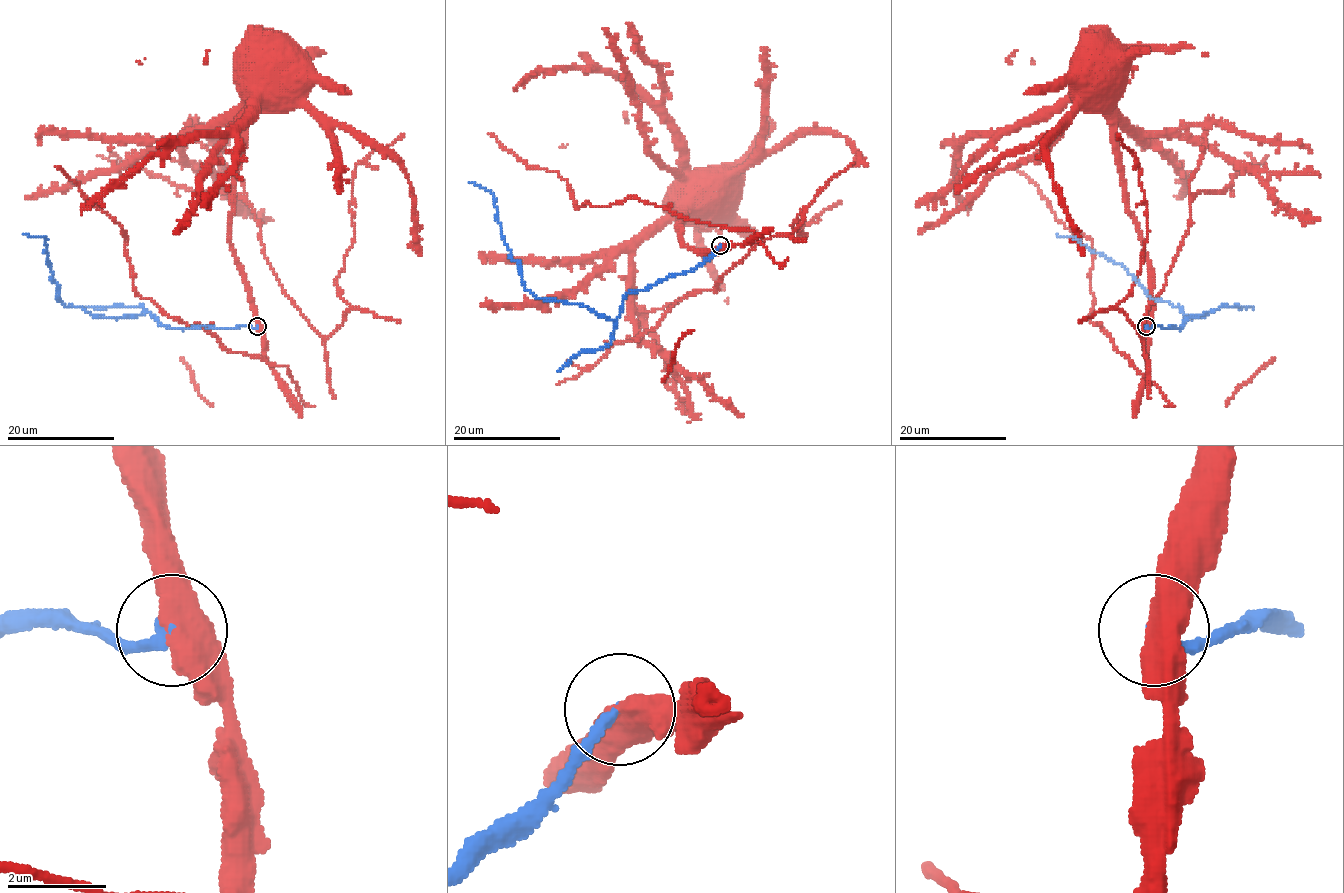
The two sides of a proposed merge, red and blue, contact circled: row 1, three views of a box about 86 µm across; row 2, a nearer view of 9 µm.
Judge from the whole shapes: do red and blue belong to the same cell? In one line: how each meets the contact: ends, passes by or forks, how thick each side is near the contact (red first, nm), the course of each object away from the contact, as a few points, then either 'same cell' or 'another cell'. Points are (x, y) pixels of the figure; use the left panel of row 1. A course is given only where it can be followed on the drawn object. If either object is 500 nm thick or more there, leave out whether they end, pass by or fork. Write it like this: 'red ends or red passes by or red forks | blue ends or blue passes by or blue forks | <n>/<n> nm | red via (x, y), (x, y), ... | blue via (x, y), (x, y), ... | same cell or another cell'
550/240 nm | red via (258, 326), (250, 287), (230, 232), (231, 184), (243, 128), (257, 112), (257, 52), (260, 43), (270, 46) | blue via (258, 326), (176, 329), (149, 312), (89, 314), (58, 299), (46, 238), (23, 233) | another cell

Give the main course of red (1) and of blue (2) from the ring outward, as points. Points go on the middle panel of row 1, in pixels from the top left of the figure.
1: (721, 245), (713, 251), (698, 251), (682, 243), (677, 229), (692, 206), (685, 206), (687, 196), (696, 194)
2: (721, 245), (693, 269), (631, 291), (613, 320), (579, 304), (536, 299), (503, 242), (494, 195), (469, 181)

